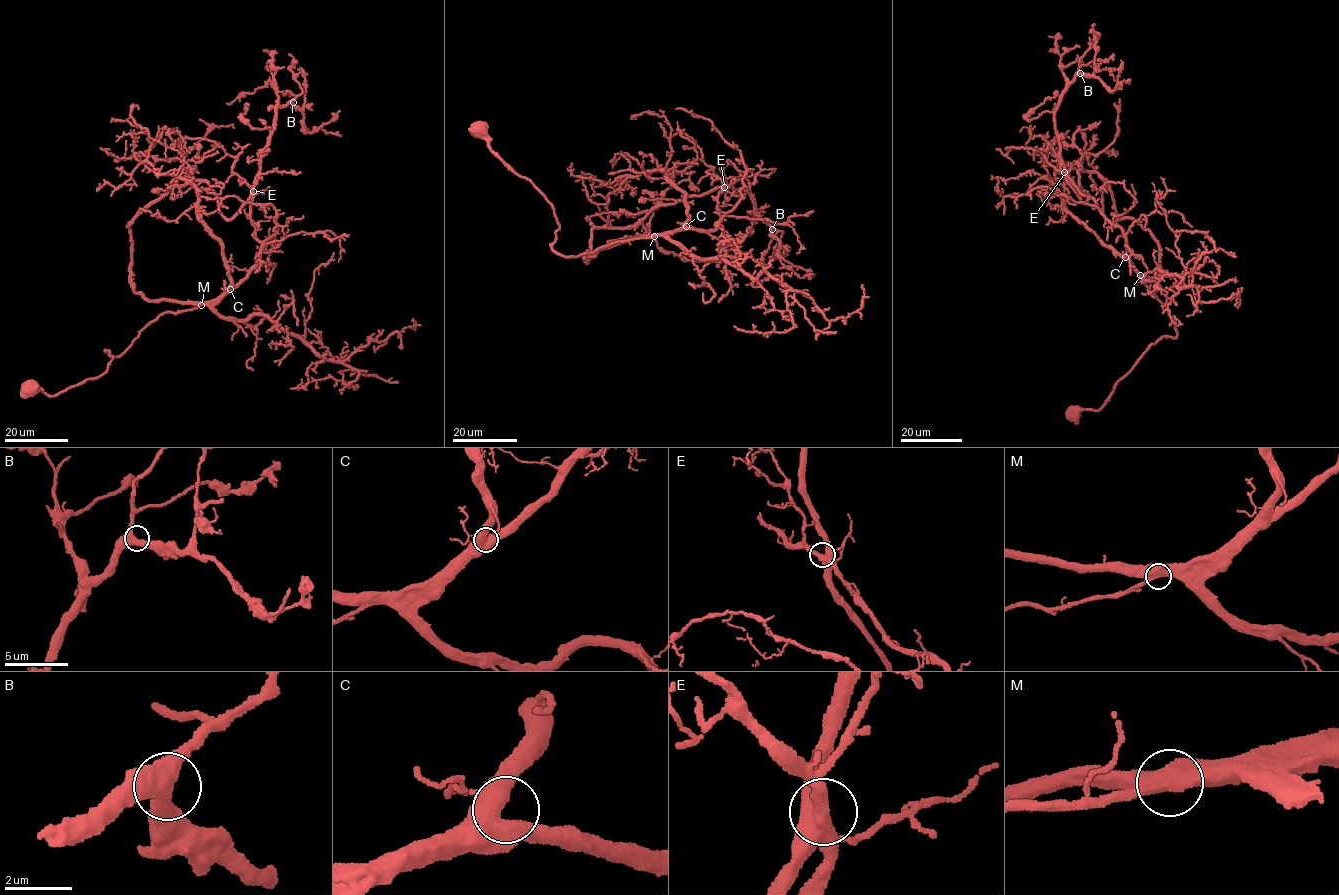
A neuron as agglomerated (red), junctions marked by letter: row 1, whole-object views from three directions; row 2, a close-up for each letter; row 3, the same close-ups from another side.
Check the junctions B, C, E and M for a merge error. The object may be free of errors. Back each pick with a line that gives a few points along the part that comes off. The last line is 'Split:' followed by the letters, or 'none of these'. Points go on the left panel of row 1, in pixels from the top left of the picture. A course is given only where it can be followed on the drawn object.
Split: none of these

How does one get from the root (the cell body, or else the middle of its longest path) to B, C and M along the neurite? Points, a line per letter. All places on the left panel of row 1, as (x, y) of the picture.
B: (30, 385), (54, 396), (94, 379), (107, 350), (246, 277), (260, 154), (293, 102)
C: (30, 385), (54, 396), (94, 379), (112, 358), (107, 350), (120, 355), (160, 315), (214, 304), (230, 289)
M: (30, 385), (54, 396), (94, 379), (107, 370), (112, 358), (107, 350), (120, 355), (160, 315), (201, 305)

